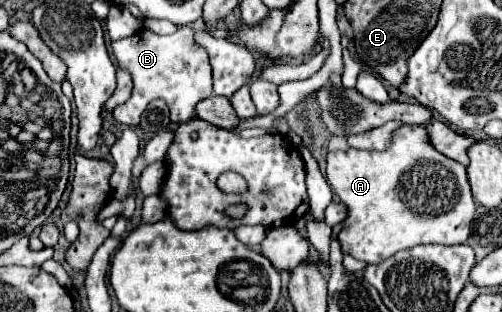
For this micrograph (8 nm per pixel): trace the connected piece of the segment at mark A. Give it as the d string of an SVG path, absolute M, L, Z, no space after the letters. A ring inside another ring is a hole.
M421 125L399 127L385 151L361 151L353 147L329 151L327 181L349 209L349 217L339 233L343 253L351 253L363 263L381 263L397 251L421 243L465 245L471 237L471 221L477 207L465 165L439 153ZM417 163L421 165L421 213L407 209L401 193L401 175Z

